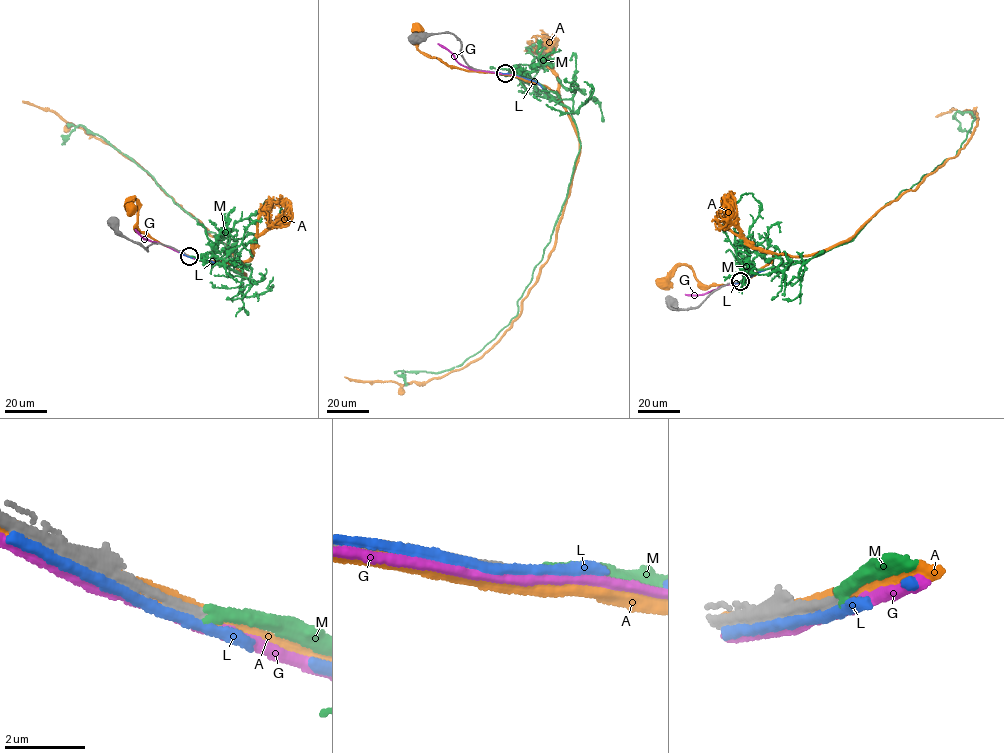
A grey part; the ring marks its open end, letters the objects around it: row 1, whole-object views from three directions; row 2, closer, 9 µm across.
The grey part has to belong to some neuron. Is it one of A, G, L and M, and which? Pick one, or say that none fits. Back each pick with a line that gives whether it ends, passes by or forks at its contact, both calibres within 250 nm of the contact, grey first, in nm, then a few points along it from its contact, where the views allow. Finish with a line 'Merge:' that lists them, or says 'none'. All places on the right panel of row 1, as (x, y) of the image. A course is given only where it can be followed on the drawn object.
Merge: none

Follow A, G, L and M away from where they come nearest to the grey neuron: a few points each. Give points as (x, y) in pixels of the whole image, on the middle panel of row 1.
A: (502, 73), (467, 70), (429, 58), (417, 49), (418, 30)
G: (503, 73), (469, 68), (438, 43)
L: (501, 73), (533, 80), (544, 89)
M: (505, 73), (539, 83), (570, 110), (580, 147), (567, 193), (516, 315), (458, 366), (403, 370), (406, 386)

